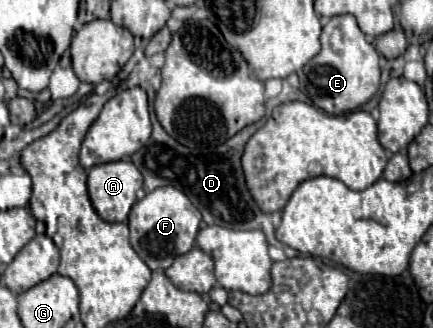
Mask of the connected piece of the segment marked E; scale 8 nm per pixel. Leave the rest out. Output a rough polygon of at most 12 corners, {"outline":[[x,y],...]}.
{"outline":[[334,16],[304,66],[306,96],[328,114],[366,104],[380,56],[354,16]]}

